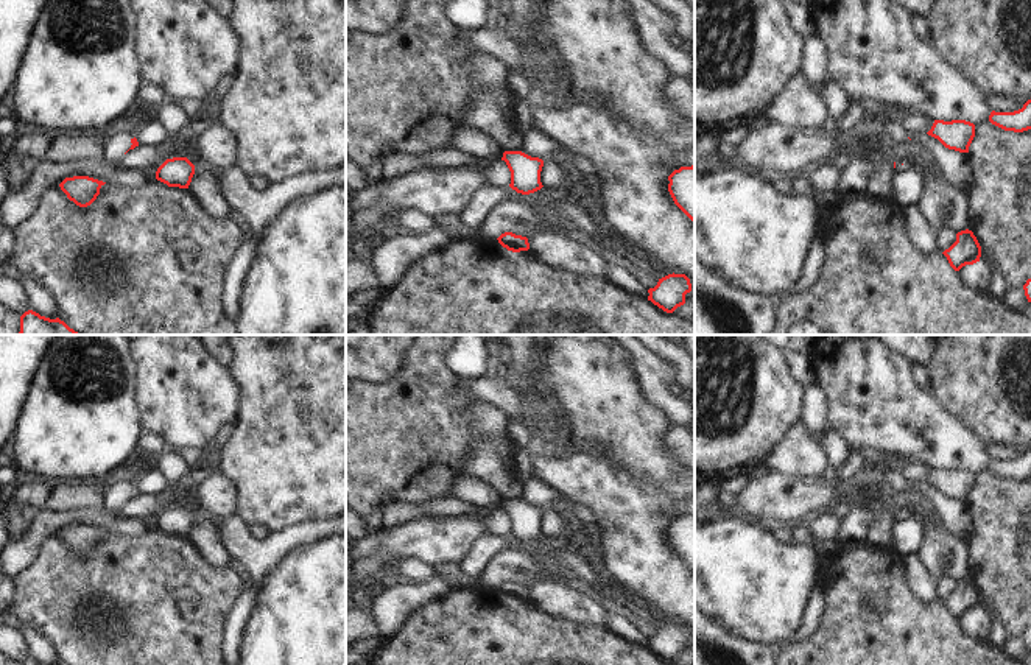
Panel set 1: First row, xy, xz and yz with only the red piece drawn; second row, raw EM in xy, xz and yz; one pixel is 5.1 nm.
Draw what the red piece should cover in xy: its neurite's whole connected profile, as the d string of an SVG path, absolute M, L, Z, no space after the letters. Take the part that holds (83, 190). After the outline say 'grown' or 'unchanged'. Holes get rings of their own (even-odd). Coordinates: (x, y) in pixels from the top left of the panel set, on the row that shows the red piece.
M73 176L65 178L59 187L79 207L90 206L100 195L100 188L106 182L89 178L89 176Z; unchanged

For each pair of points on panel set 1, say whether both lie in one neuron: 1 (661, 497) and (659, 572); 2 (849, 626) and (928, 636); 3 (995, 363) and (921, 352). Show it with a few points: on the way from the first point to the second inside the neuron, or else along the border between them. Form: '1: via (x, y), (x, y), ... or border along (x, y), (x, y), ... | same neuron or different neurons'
1: via (656, 516), (656, 553) | same neuron
2: via (869, 626), (874, 629), (908, 629) | same neuron
3: border along (935, 351), (927, 366) | different neurons

